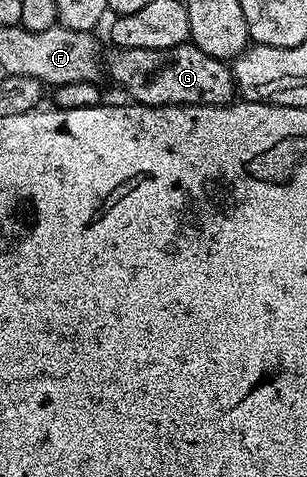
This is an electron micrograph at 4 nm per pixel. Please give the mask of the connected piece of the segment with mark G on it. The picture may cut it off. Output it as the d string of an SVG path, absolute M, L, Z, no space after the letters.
M189 42L164 50L120 48L104 56L104 72L111 76L135 104L159 108L165 104L207 104L215 108L236 100L234 69Z

